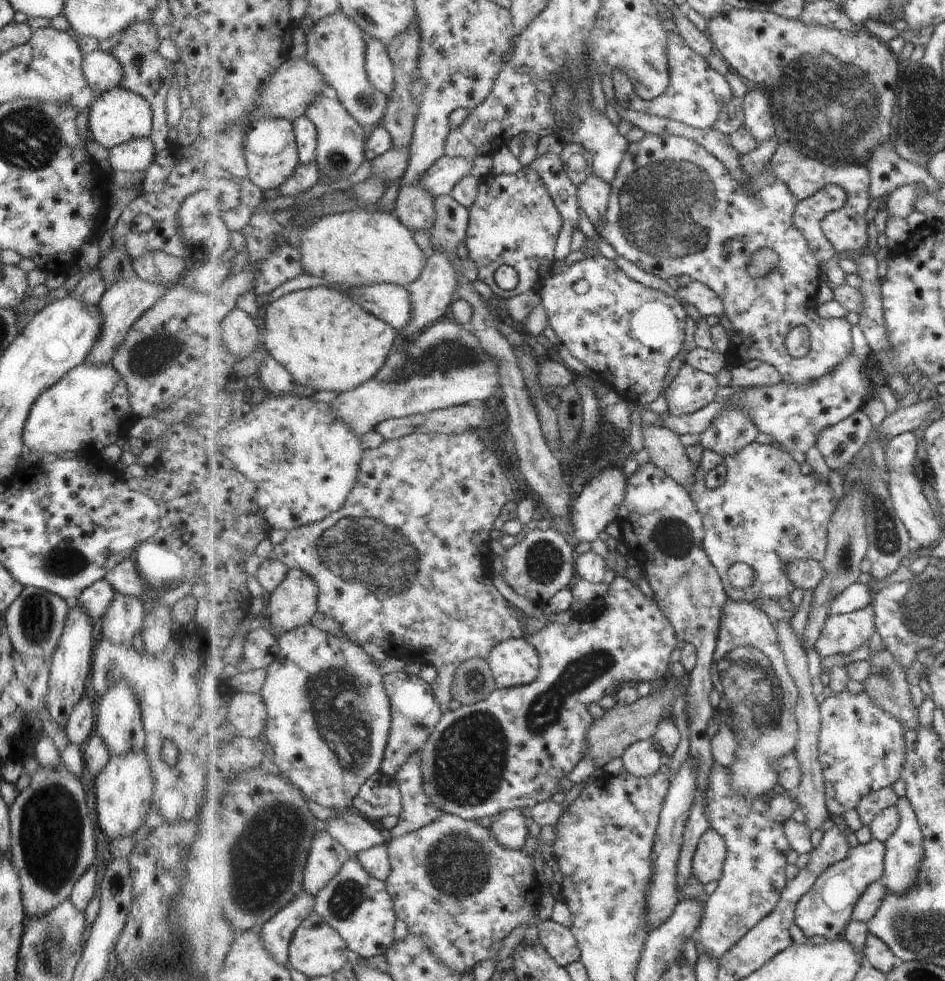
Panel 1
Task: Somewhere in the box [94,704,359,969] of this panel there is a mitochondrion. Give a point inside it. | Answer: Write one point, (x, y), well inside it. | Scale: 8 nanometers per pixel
(264, 858)

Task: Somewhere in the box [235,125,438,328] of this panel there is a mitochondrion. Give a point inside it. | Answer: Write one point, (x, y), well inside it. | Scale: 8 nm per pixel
(336, 160)

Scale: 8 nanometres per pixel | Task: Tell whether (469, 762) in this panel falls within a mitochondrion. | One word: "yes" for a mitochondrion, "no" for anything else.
yes

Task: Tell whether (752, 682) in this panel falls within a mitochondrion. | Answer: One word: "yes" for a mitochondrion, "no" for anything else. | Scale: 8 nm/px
yes

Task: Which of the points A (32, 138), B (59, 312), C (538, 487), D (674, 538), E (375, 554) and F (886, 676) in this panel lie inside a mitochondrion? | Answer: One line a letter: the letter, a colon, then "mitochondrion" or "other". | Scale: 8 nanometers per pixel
A: mitochondrion
B: other
C: other
D: mitochondrion
E: mitochondrion
F: mitochondrion

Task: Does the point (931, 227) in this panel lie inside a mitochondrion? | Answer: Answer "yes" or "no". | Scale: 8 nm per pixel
no

